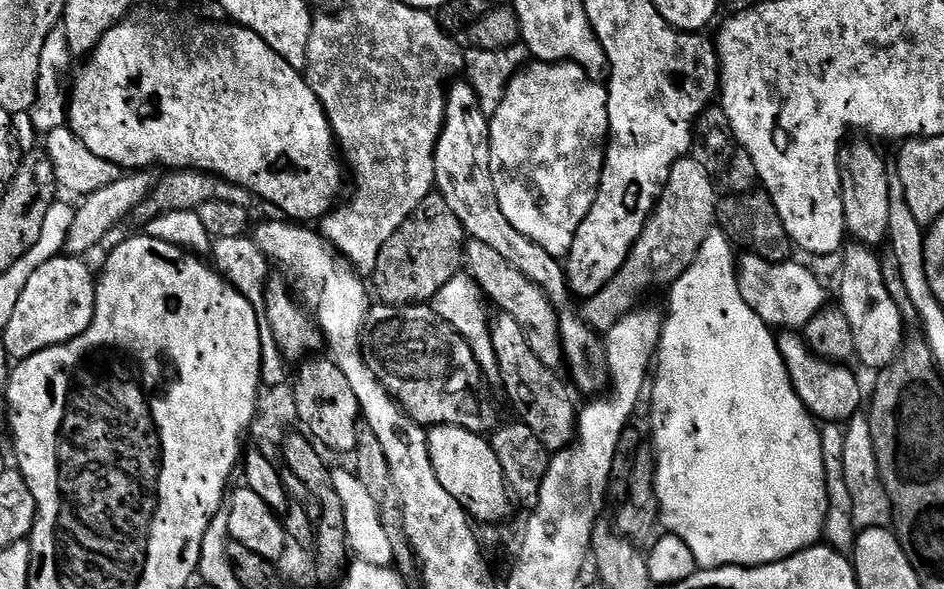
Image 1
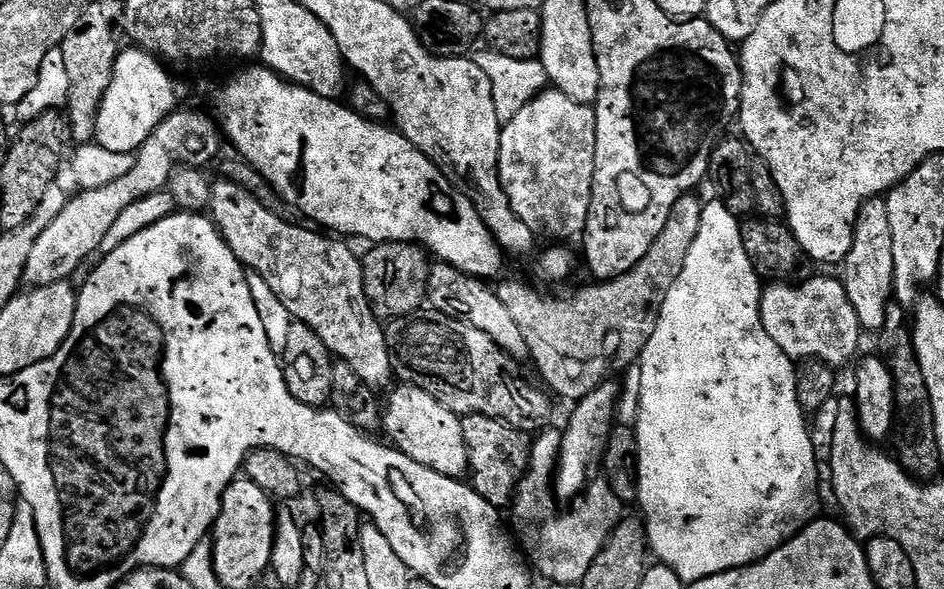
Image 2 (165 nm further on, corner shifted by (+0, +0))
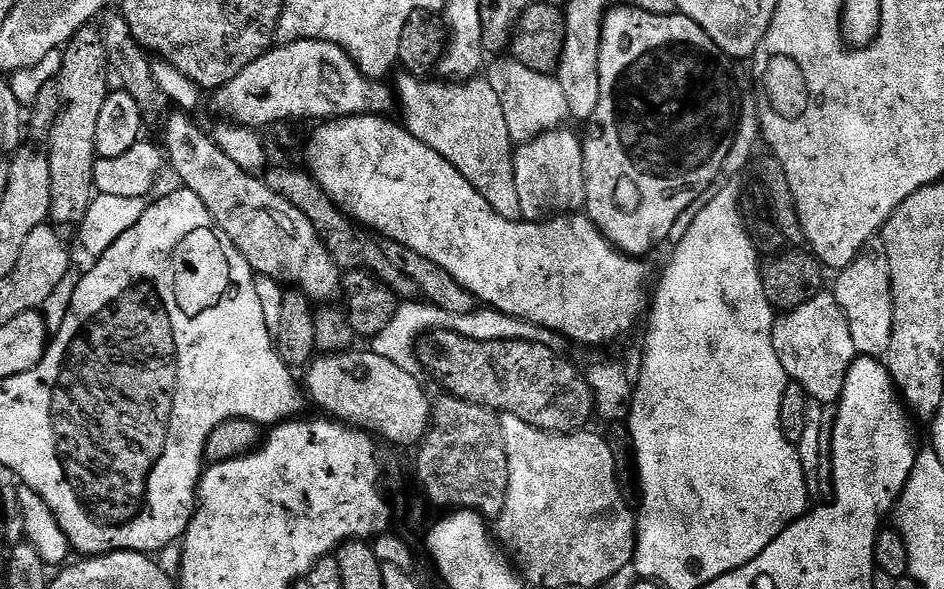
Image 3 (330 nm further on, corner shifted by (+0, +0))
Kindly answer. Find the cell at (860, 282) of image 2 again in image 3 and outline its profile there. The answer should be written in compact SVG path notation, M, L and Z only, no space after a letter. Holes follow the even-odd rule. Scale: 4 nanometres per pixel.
M865 250L850 266L839 269L834 295L838 306L844 311L846 322L850 326L850 338L854 338L857 353L875 358L887 357L890 350L890 338L894 330L894 302L892 301L892 283L890 266L883 251Z

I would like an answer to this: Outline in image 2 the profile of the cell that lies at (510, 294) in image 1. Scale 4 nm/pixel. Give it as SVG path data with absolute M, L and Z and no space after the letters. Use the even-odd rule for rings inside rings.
M696 194L678 198L678 202L674 202L674 210L670 210L670 218L666 218L662 234L658 234L654 246L646 250L646 258L642 258L642 262L638 262L638 266L634 266L626 275L593 283L593 288L580 288L569 296L560 297L547 296L524 280L501 279L501 284L495 285L498 299L505 304L506 311L514 318L518 330L522 330L522 335L526 337L531 363L536 363L541 376L539 379L546 385L549 393L557 397L560 395L562 399L572 400L571 402L582 401L598 385L609 379L608 371L615 360L621 370L627 370L639 361L646 342L650 342L654 334L662 302L666 302L670 286L674 286L678 274L682 274L682 266L686 266L686 254L690 254L690 246L694 246L694 238L698 238L698 226L702 226L703 210L704 204Z

